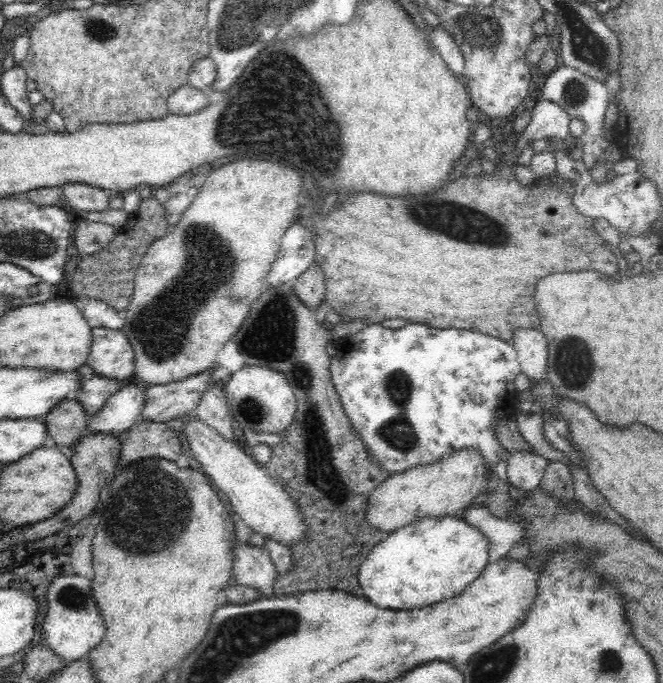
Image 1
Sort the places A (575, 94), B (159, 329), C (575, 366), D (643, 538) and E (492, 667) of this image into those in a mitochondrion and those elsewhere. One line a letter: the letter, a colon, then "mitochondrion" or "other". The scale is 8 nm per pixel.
A: mitochondrion
B: mitochondrion
C: mitochondrion
D: other
E: mitochondrion

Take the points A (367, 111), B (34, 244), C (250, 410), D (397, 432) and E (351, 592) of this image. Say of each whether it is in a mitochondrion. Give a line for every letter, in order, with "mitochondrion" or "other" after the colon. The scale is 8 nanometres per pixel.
A: other
B: mitochondrion
C: mitochondrion
D: mitochondrion
E: other

